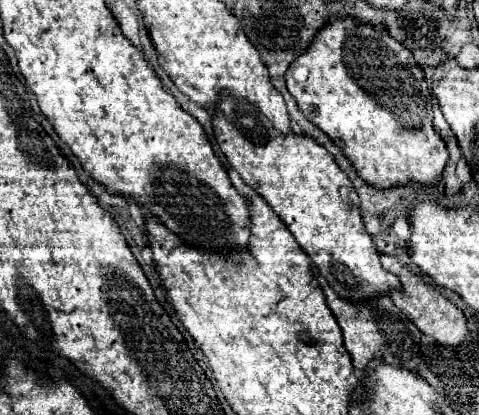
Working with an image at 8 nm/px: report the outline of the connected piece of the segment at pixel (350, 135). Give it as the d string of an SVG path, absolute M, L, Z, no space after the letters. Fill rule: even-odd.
M338 16L328 28L324 26L316 34L314 42L296 64L290 64L286 72L288 92L296 98L300 112L344 152L356 174L372 188L386 190L412 182L434 184L446 168L448 148L432 126L432 94L424 72L412 58L410 50L390 34L376 32L378 30L372 28L372 24Z

